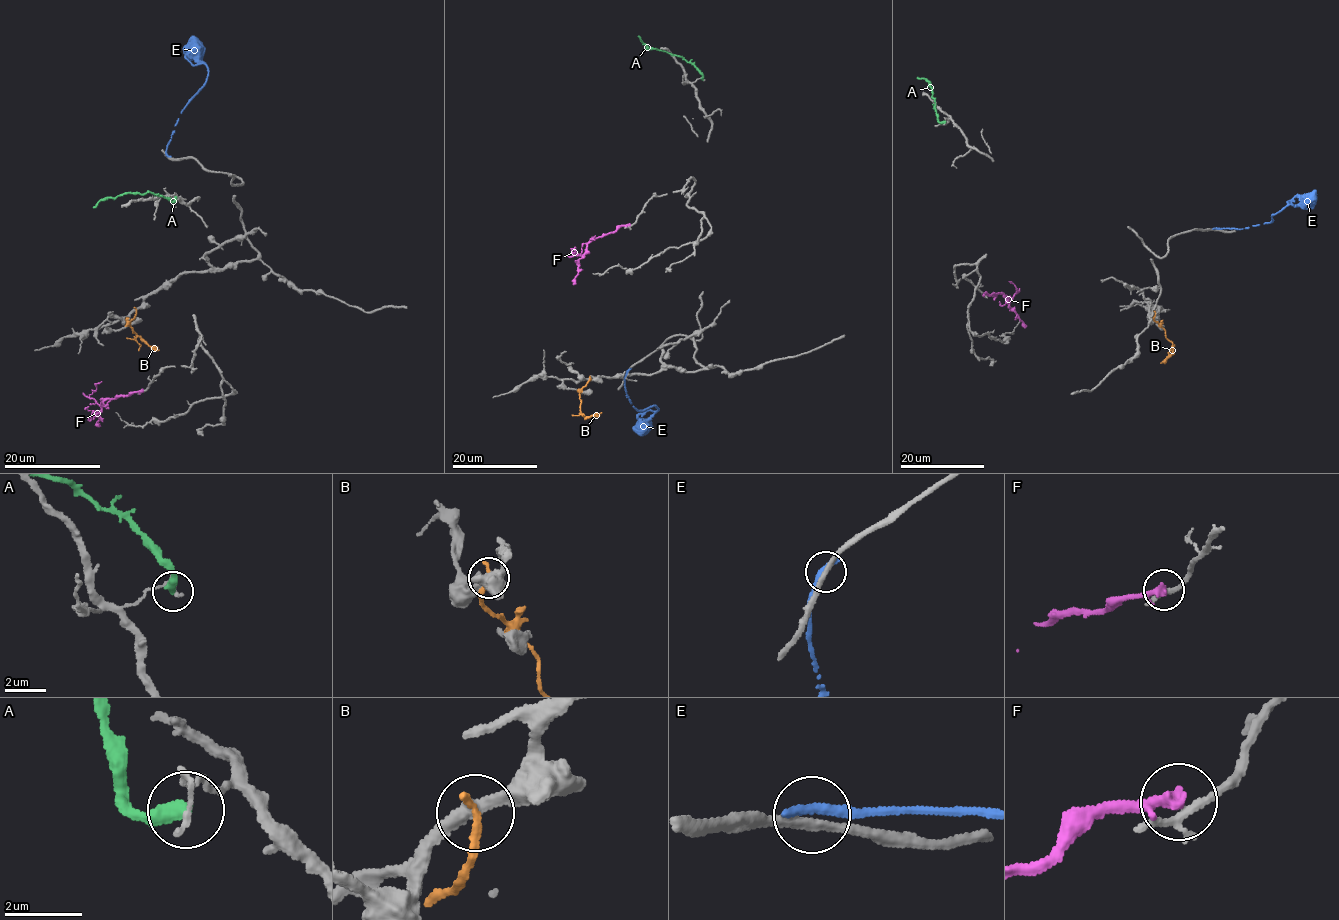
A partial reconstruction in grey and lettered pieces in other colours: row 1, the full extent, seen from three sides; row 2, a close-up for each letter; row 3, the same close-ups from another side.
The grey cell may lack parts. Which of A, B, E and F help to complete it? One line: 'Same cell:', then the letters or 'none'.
Same cell: none

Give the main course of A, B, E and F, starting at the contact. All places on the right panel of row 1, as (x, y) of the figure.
A: (944, 121), (939, 122), (934, 108), (930, 82), (916, 78)
B: (1155, 314), (1153, 321), (1164, 329), (1172, 352), (1160, 363)
E: (1215, 229), (1236, 229), (1271, 222), (1271, 215), (1288, 204), (1298, 204), (1316, 189)
F: (983, 294), (998, 292), (1010, 300), (1017, 290), (1009, 281)

